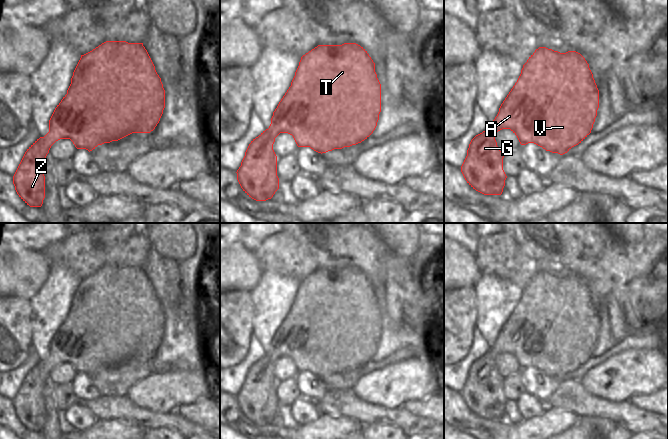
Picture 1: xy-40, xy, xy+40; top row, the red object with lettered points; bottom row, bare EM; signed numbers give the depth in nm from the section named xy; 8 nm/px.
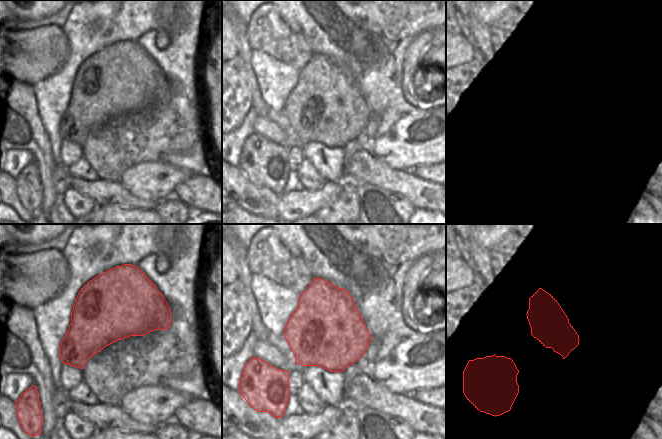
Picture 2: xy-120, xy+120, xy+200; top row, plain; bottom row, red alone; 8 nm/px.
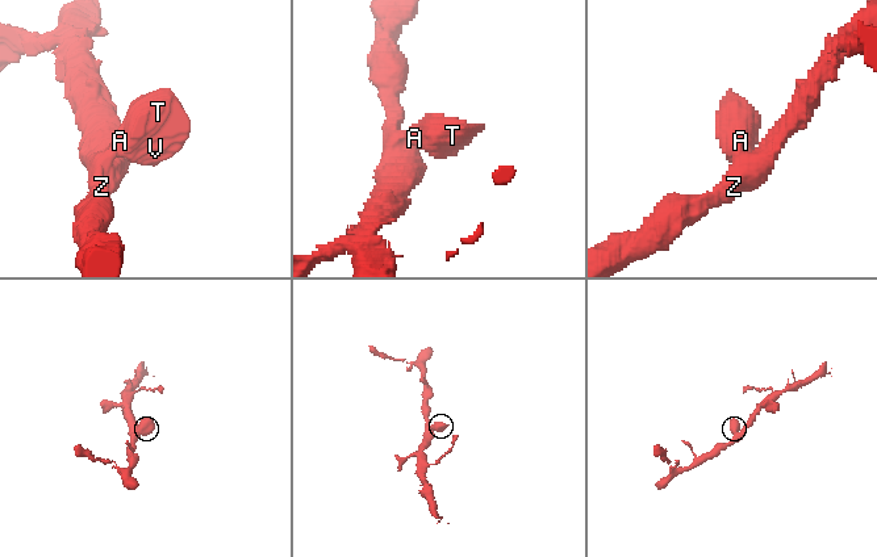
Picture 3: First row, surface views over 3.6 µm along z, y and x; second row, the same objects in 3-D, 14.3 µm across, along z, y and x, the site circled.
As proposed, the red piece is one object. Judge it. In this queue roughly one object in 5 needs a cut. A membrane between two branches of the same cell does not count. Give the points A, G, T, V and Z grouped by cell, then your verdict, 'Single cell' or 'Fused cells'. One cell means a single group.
Groups: A G T V Z. Single cell

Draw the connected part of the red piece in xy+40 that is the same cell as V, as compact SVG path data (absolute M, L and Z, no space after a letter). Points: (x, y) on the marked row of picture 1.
M539 47L523 65L521 74L501 104L493 122L470 142L461 172L467 183L484 195L501 195L507 178L503 170L504 154L499 150L495 134L510 129L521 145L534 143L546 151L563 155L581 143L590 133L599 108L599 90L585 58L576 51L560 53L546 47Z

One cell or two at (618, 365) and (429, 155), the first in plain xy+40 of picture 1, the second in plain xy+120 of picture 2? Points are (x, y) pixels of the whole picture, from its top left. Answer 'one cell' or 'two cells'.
one cell

